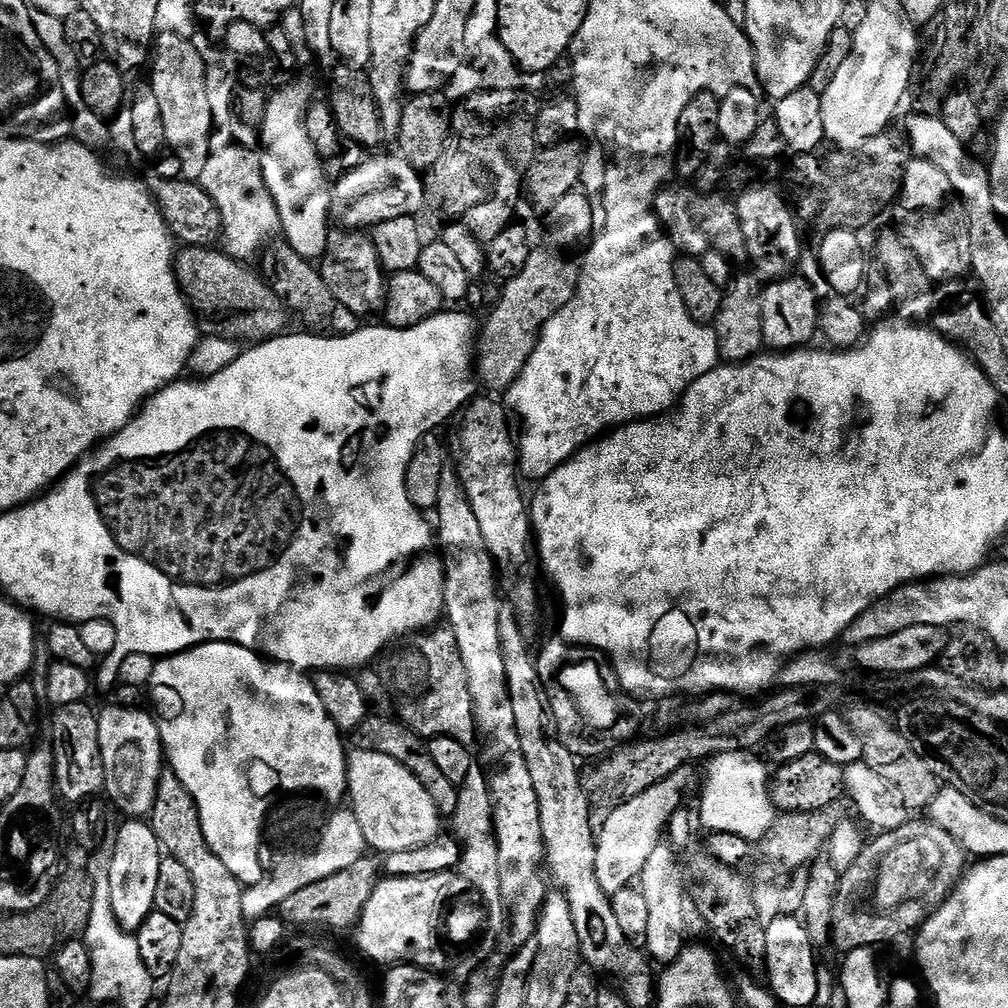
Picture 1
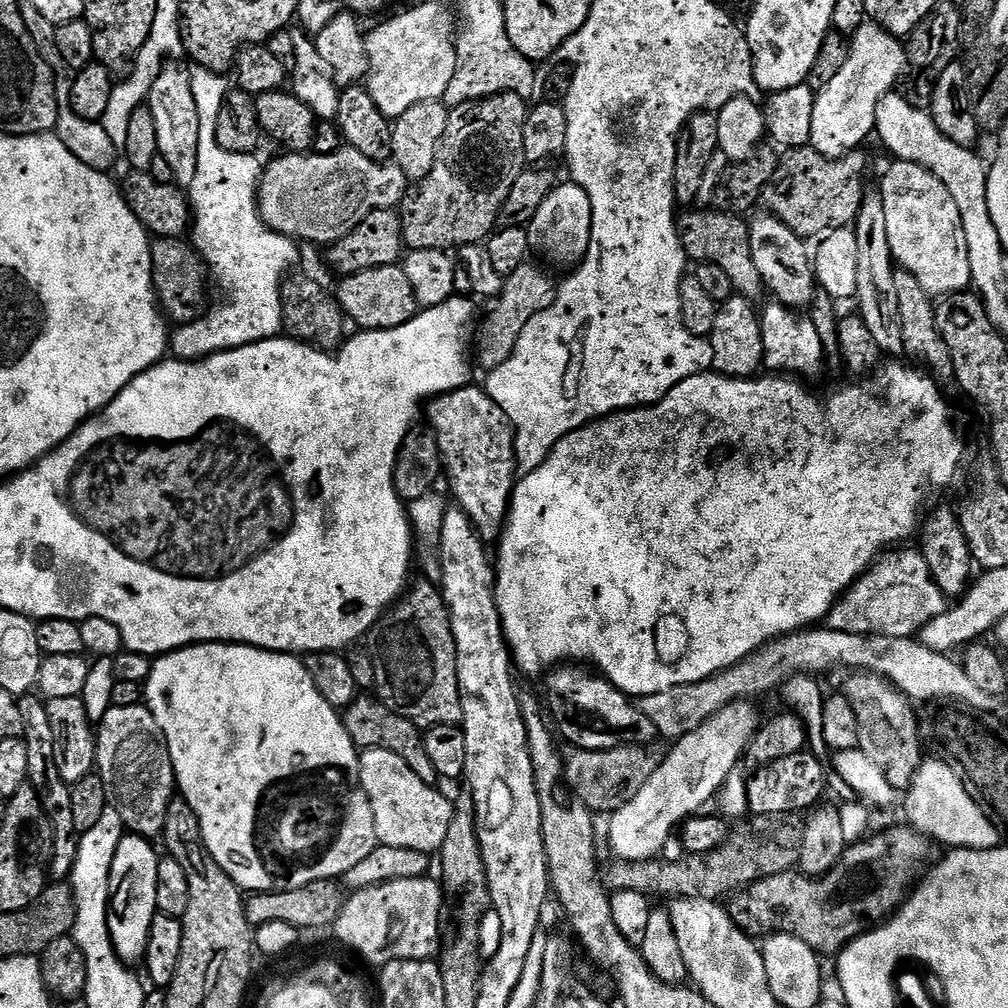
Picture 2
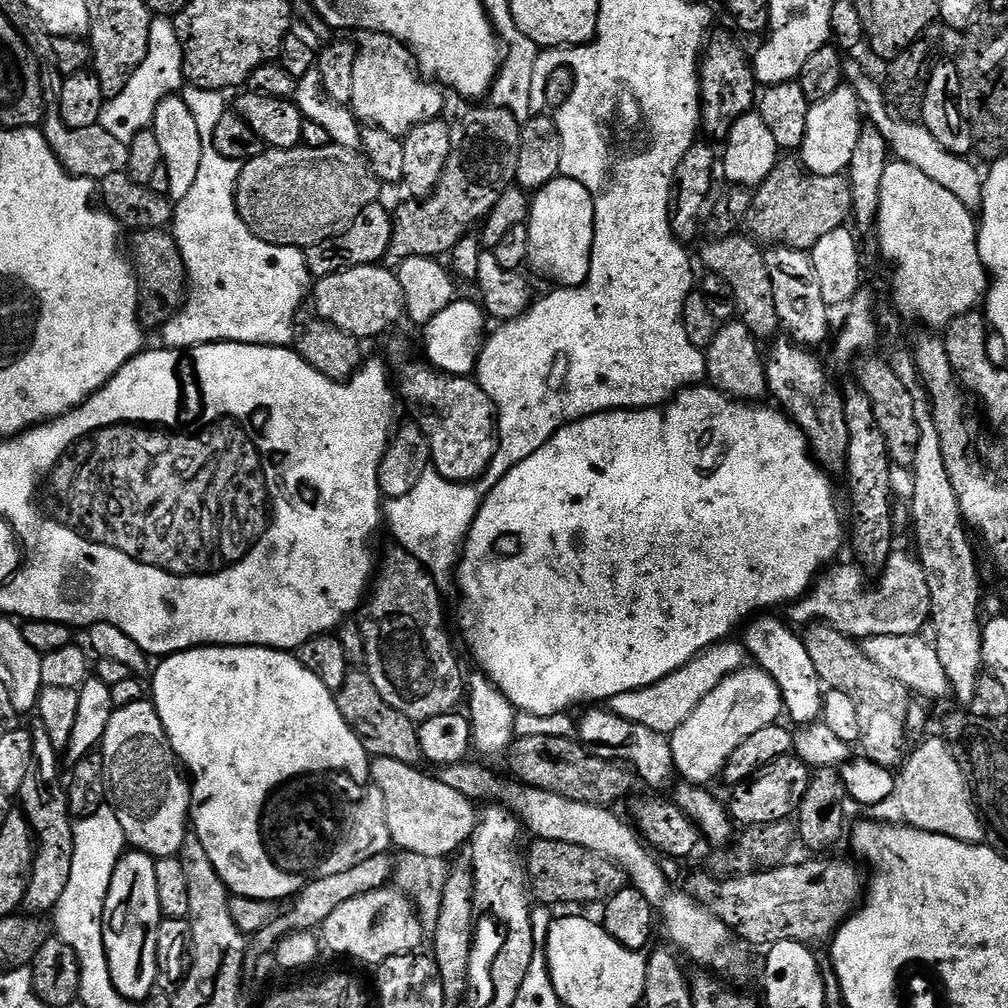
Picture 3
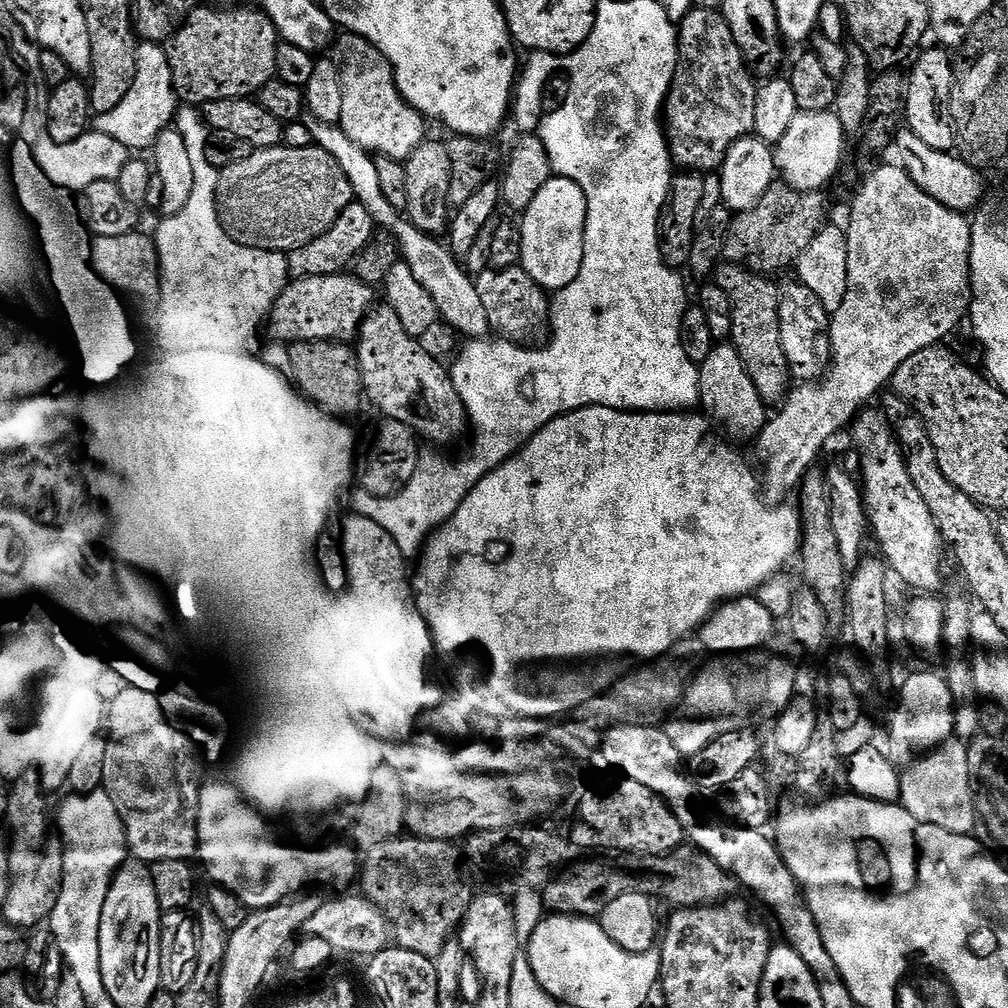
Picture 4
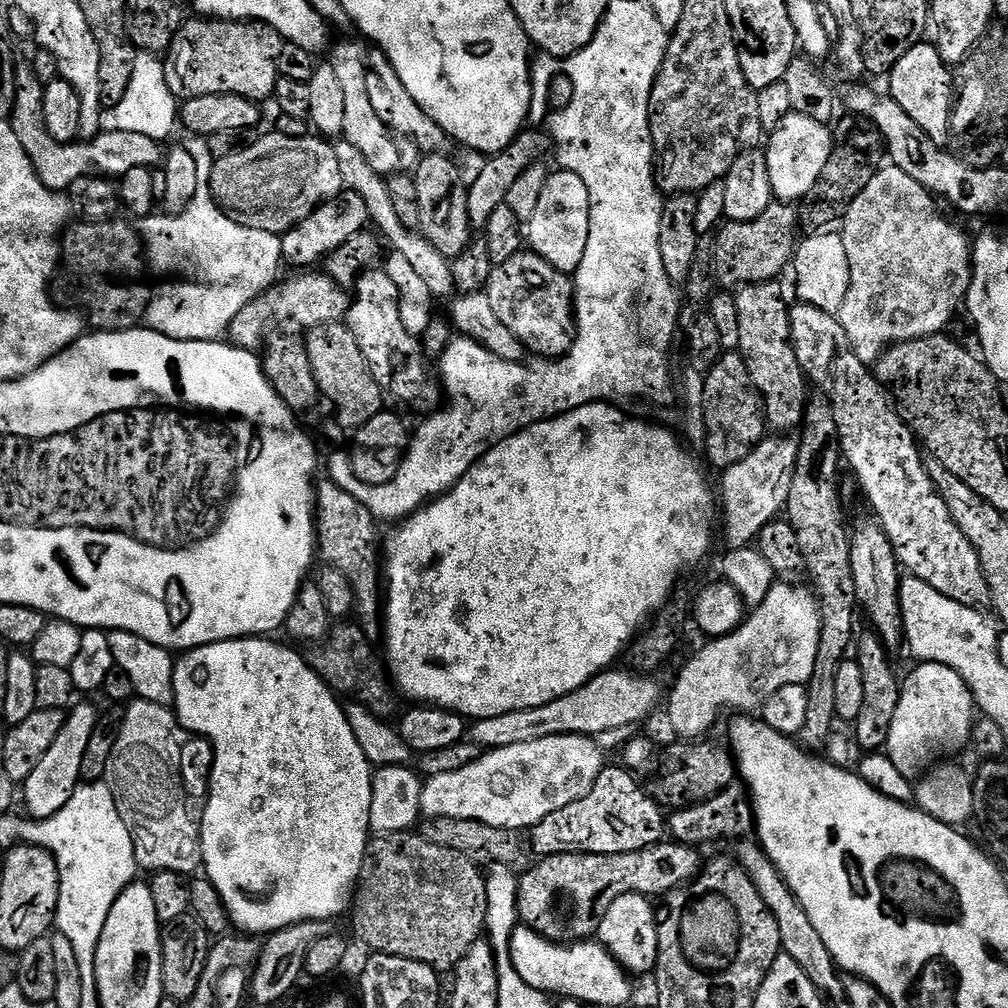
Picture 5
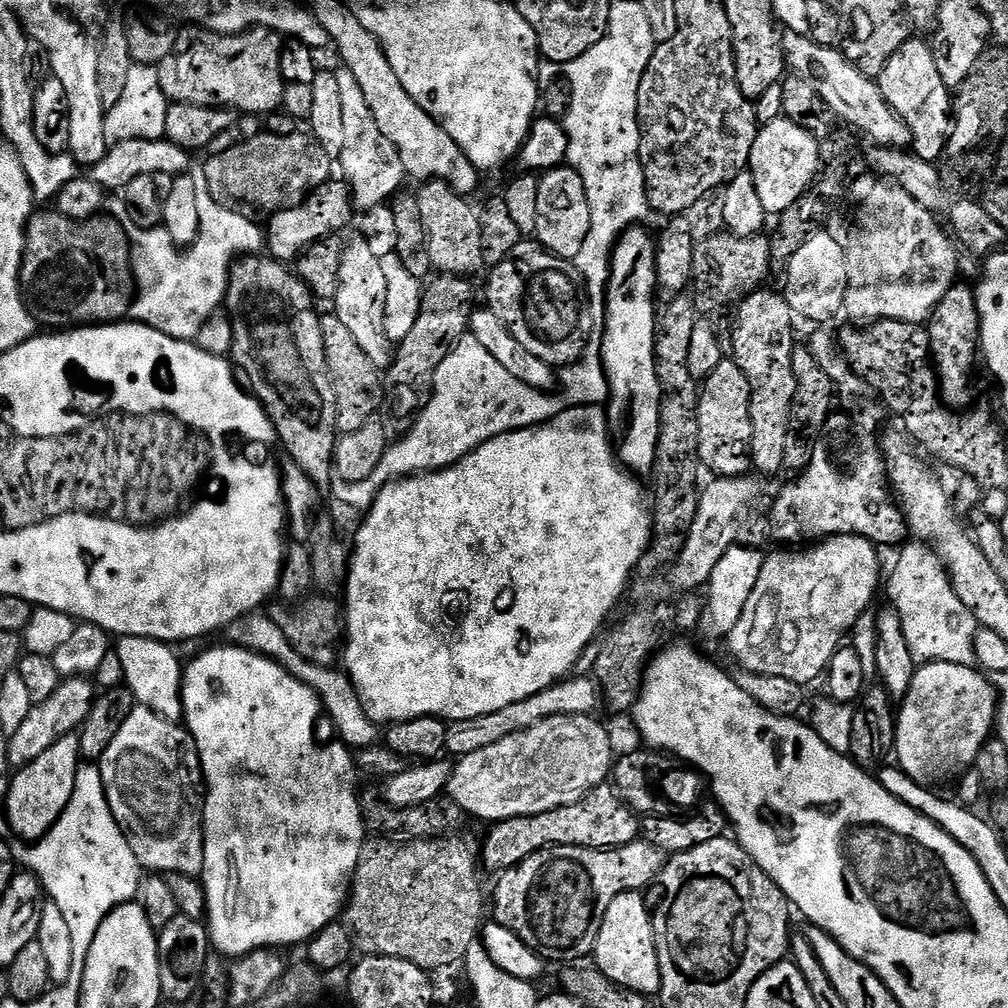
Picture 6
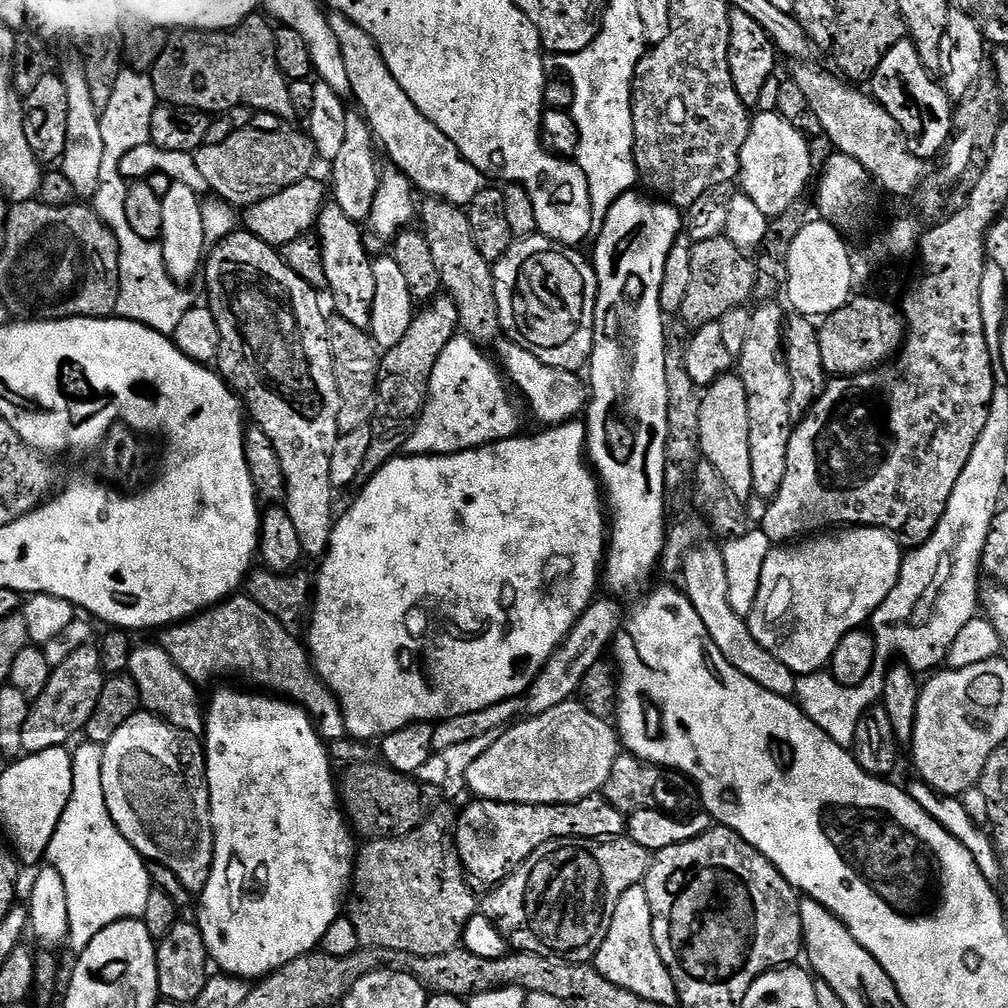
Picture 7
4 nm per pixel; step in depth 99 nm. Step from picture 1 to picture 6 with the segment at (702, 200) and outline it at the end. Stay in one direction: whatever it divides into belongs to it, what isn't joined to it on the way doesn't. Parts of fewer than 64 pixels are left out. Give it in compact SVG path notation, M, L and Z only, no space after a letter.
M779 291L751 292L740 301L736 312L736 325L732 328L730 356L746 374L750 382L752 401L750 416L754 426L752 439L752 468L757 473L776 472L785 467L784 455L792 427L794 402L794 366L792 365L792 320L794 313L788 300Z

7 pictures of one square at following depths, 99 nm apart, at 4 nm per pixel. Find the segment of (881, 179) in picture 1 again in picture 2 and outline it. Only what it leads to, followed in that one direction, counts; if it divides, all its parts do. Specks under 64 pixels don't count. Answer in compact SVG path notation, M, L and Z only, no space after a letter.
M811 146L785 151L784 156L779 157L774 178L764 187L762 200L765 205L768 203L767 211L777 216L794 234L803 238L820 238L831 229L855 225L856 215L862 206L866 191L864 171L868 168L868 160L862 153L863 151L857 150L846 153L843 158L833 158L818 154Z

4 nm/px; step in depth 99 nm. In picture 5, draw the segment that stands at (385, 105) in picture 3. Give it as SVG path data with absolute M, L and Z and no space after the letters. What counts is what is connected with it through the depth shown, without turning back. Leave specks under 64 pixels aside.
M352 40L338 44L331 49L330 63L346 98L346 126L343 139L353 144L380 177L411 173L422 153L409 140L397 136L392 129L384 125L382 118L378 118L372 105L373 93L370 91L370 69L366 59L366 48Z

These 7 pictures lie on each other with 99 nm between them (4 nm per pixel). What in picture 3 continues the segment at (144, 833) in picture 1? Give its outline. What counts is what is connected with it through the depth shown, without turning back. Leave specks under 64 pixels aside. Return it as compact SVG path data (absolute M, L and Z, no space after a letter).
M125 851L114 870L110 890L104 899L104 945L110 978L122 998L143 1002L156 988L156 951L160 929L158 881L154 878L156 860L146 852Z

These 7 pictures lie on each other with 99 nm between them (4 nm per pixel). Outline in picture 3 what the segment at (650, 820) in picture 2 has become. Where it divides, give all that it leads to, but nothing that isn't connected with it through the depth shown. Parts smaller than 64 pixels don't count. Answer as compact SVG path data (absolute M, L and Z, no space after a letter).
M745 666L740 671L730 674L674 730L671 734L672 753L676 763L675 771L685 776L692 786L708 786L711 780L728 764L728 759L758 730L777 723L785 711L783 696L774 678L759 666Z

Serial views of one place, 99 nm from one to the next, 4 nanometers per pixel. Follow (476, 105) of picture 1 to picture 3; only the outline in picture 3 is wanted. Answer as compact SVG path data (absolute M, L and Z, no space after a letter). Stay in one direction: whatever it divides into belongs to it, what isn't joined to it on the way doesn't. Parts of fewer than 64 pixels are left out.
M485 106L466 113L457 124L451 125L450 158L436 189L423 199L408 198L405 204L394 208L392 237L383 258L387 267L399 269L406 258L415 256L447 257L463 236L488 217L490 210L494 210L494 202L516 184L522 127L516 118L516 112Z

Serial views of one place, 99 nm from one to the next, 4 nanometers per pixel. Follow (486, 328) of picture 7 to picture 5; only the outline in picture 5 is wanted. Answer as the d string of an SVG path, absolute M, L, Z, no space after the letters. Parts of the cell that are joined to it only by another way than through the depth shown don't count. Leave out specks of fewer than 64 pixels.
M448 154L425 155L414 169L414 179L418 186L419 231L439 254L455 258L471 243L472 227L469 222L467 183L450 157Z

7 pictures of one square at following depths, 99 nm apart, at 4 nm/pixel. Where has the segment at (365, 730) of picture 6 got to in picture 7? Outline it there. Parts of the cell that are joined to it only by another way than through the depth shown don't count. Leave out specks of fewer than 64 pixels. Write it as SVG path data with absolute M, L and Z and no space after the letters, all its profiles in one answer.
M237 594L199 616L163 629L158 644L193 684L203 686L218 679L223 672L228 676L245 676L252 683L249 685L303 708L325 741L343 740L348 731L340 701L316 673L316 665L307 647L301 641L299 644L292 635L274 614L266 614L258 602L246 594Z

